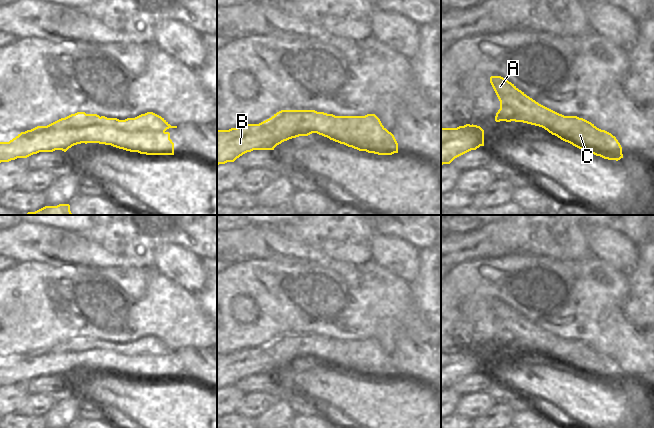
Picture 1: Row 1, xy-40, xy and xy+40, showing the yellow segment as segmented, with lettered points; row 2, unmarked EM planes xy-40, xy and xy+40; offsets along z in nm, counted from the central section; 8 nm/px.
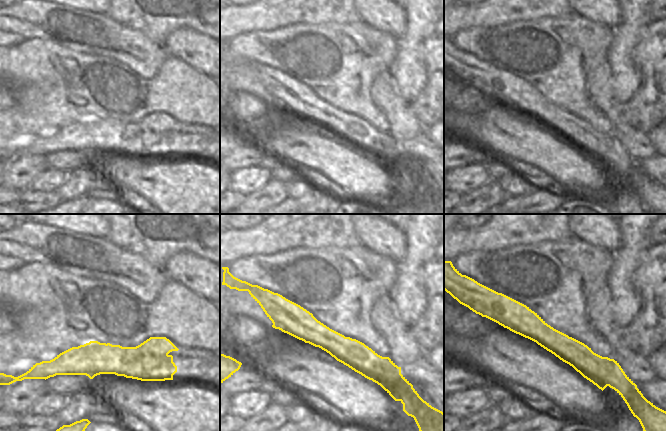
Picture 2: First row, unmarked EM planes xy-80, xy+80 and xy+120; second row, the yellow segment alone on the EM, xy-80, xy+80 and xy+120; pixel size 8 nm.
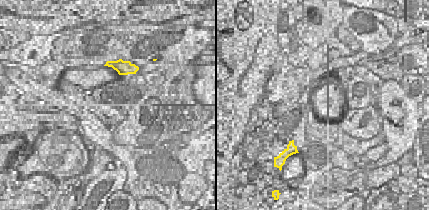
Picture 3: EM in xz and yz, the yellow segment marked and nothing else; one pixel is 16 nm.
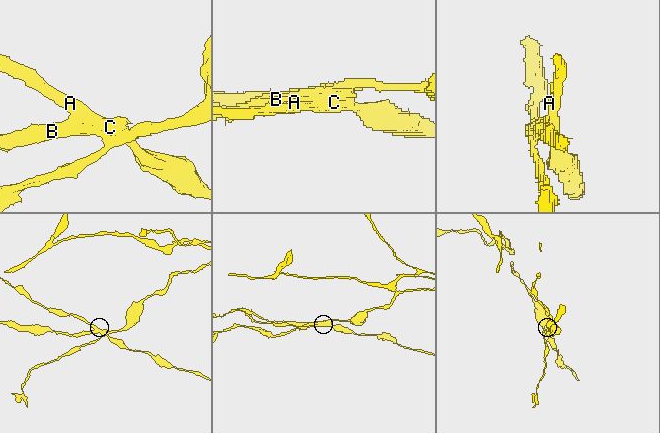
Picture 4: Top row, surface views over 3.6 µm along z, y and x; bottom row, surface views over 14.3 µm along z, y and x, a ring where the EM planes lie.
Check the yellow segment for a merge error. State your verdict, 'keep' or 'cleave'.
cleave

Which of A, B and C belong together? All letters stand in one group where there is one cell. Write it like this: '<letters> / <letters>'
A / B C

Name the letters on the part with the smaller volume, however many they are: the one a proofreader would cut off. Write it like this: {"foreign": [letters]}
{"foreign": ["A"]}

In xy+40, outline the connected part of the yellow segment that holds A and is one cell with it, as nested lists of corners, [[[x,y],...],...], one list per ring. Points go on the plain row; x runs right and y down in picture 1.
[[[491,300],[490,307],[500,325],[495,345],[505,345],[509,340],[527,340],[539,351],[551,350],[563,340],[530,322],[514,308],[501,300]]]

